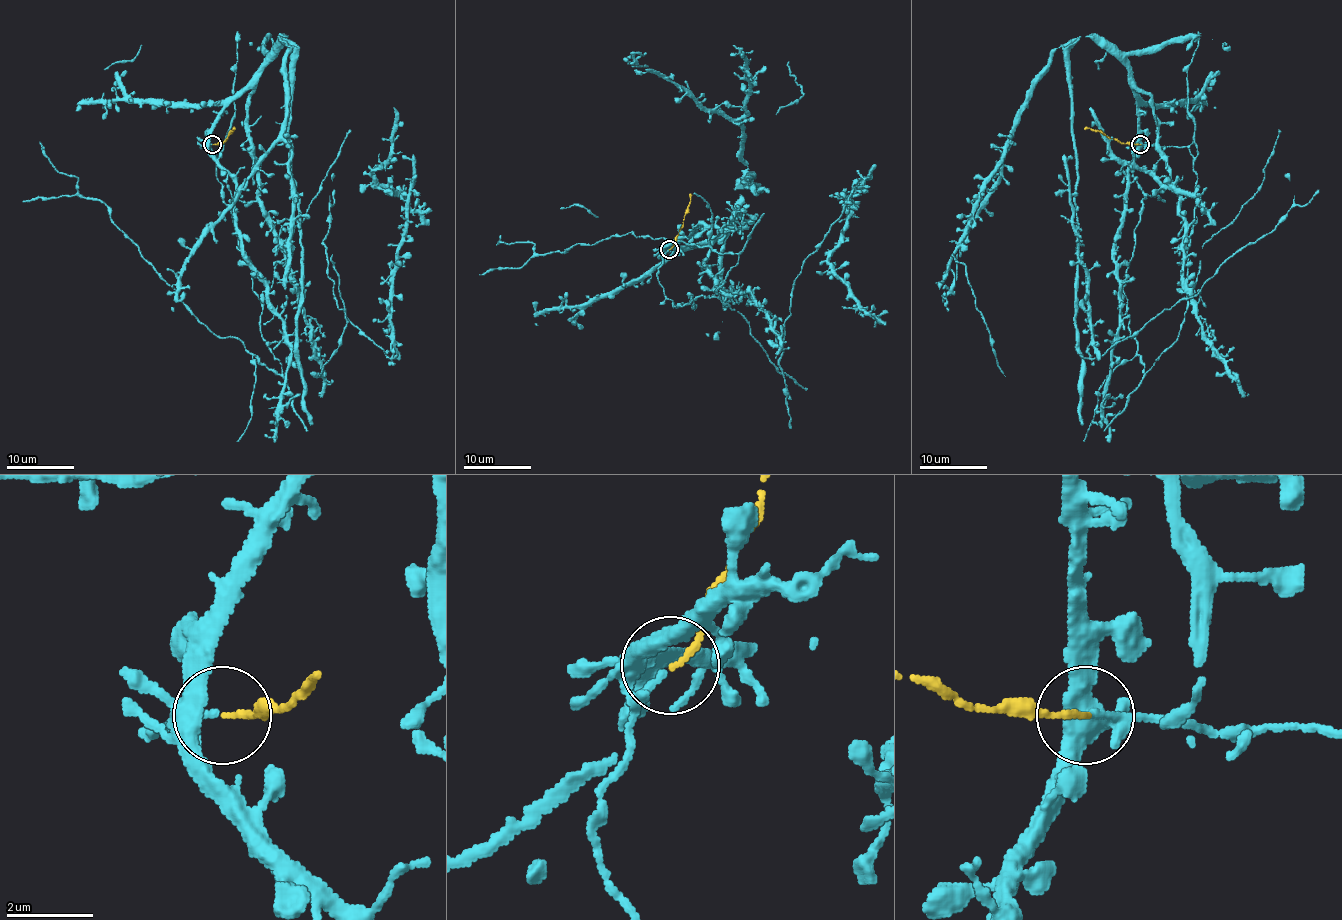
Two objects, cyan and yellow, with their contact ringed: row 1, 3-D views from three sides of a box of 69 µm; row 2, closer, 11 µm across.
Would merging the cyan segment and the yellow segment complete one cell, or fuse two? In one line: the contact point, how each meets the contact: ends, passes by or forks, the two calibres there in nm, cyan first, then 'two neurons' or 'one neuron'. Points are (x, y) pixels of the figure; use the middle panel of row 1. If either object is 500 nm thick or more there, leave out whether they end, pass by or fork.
place (669, 249); cyan forks; yellow ends; calibres 80 and 120 nm; one neuron

